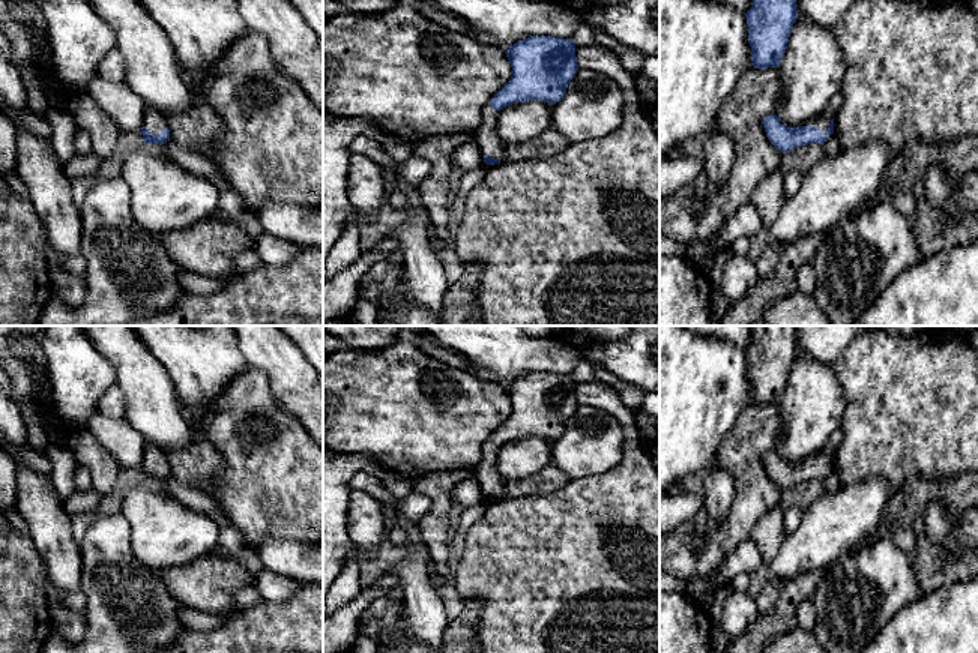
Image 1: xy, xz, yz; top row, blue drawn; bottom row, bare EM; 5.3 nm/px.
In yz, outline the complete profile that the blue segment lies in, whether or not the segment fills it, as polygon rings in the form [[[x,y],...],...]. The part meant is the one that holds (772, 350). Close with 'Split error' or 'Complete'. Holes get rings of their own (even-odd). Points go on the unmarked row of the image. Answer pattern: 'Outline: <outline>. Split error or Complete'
Outline: [[[753,326],[753,341],[745,353],[754,405],[780,404],[798,354],[796,336],[796,326]]]. Complete

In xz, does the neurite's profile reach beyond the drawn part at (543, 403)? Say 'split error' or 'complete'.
split error

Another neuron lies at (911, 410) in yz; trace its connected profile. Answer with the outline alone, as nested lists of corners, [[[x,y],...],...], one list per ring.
[[[939,326],[912,336],[867,329],[843,350],[834,371],[846,401],[840,425],[843,437],[834,452],[841,486],[880,476],[897,489],[909,477],[954,479],[978,473],[978,353],[967,335]]]

